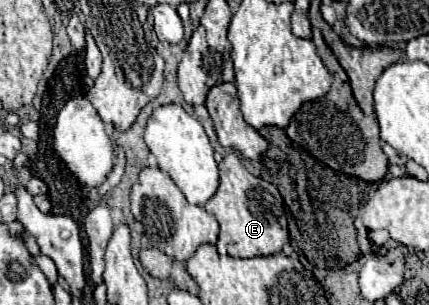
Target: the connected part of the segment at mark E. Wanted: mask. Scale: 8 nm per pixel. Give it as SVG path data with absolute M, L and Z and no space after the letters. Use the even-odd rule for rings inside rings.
M229 154L219 164L221 184L217 194L205 204L205 210L213 214L221 226L217 248L221 254L233 258L255 258L279 254L283 244L289 242L287 214L279 190L261 178L255 178L241 164L237 154Z

